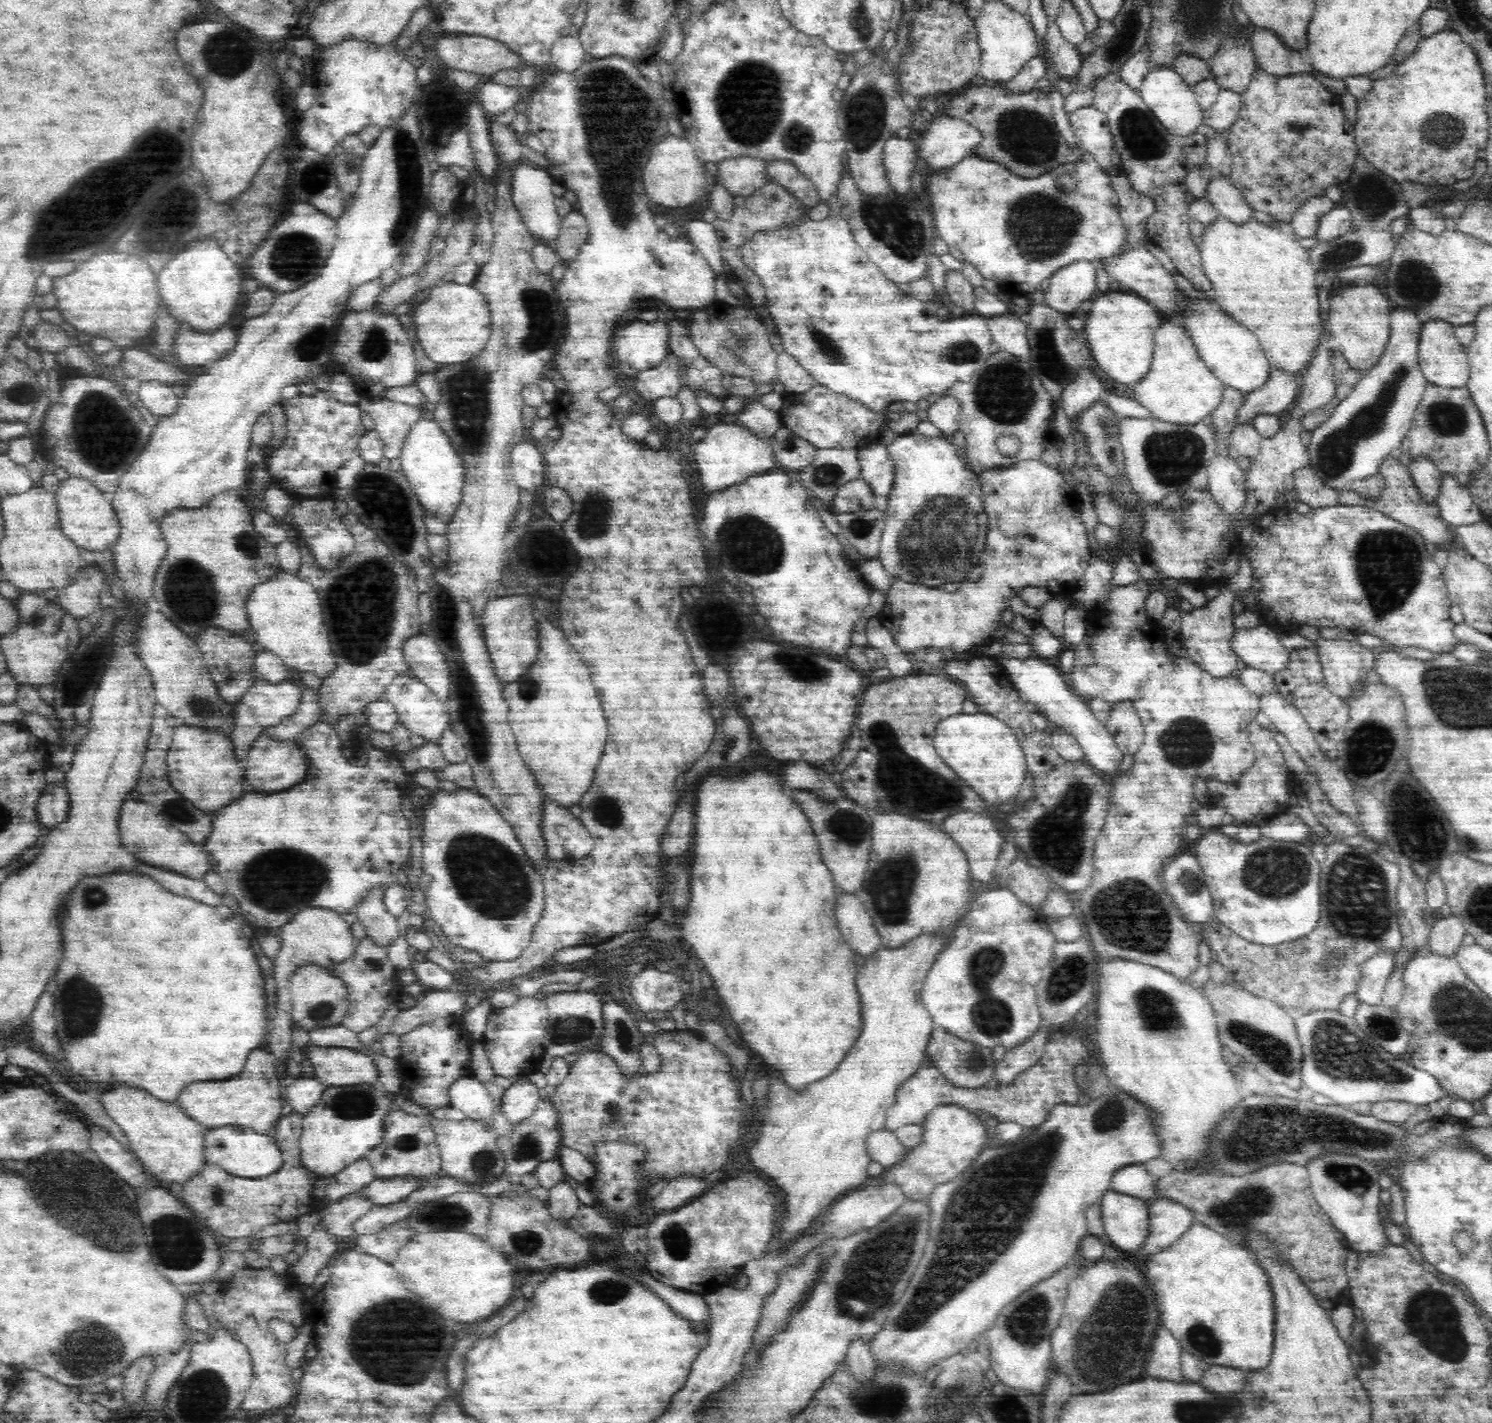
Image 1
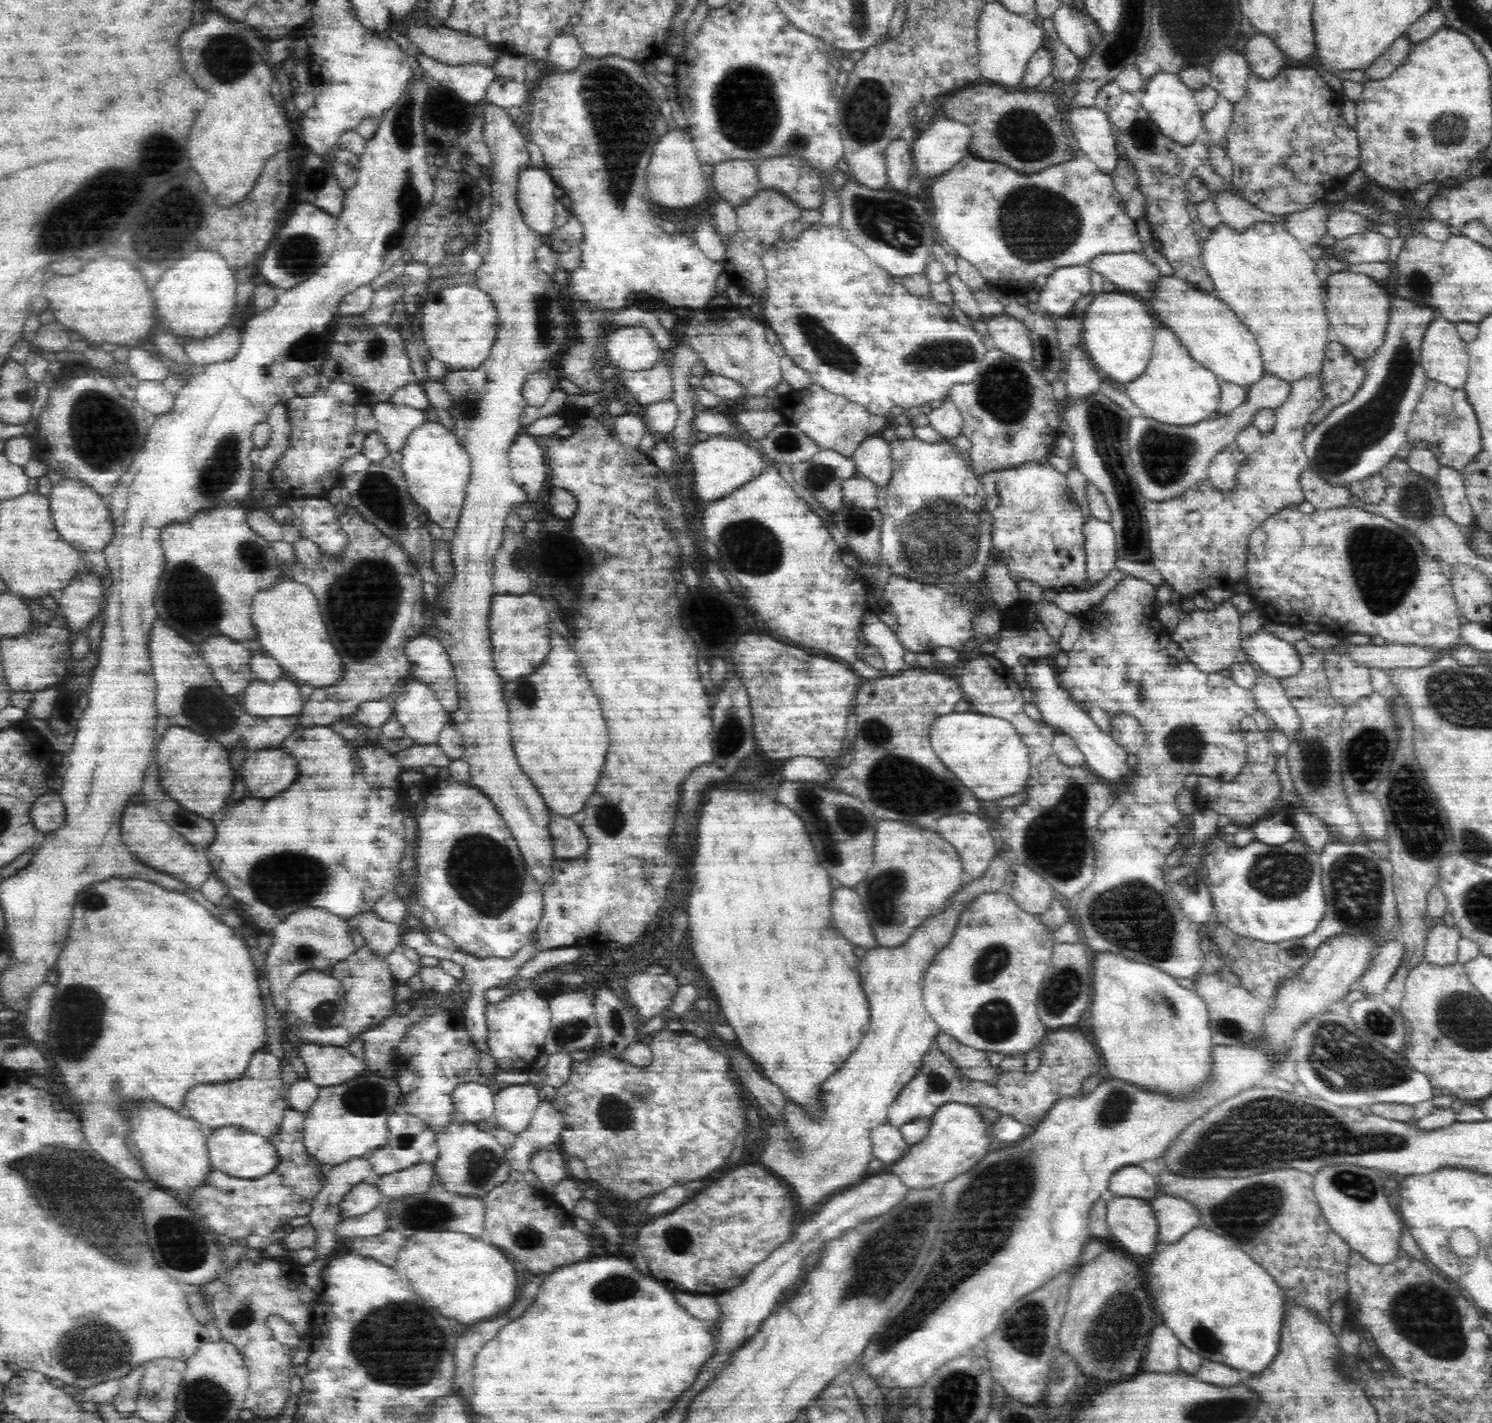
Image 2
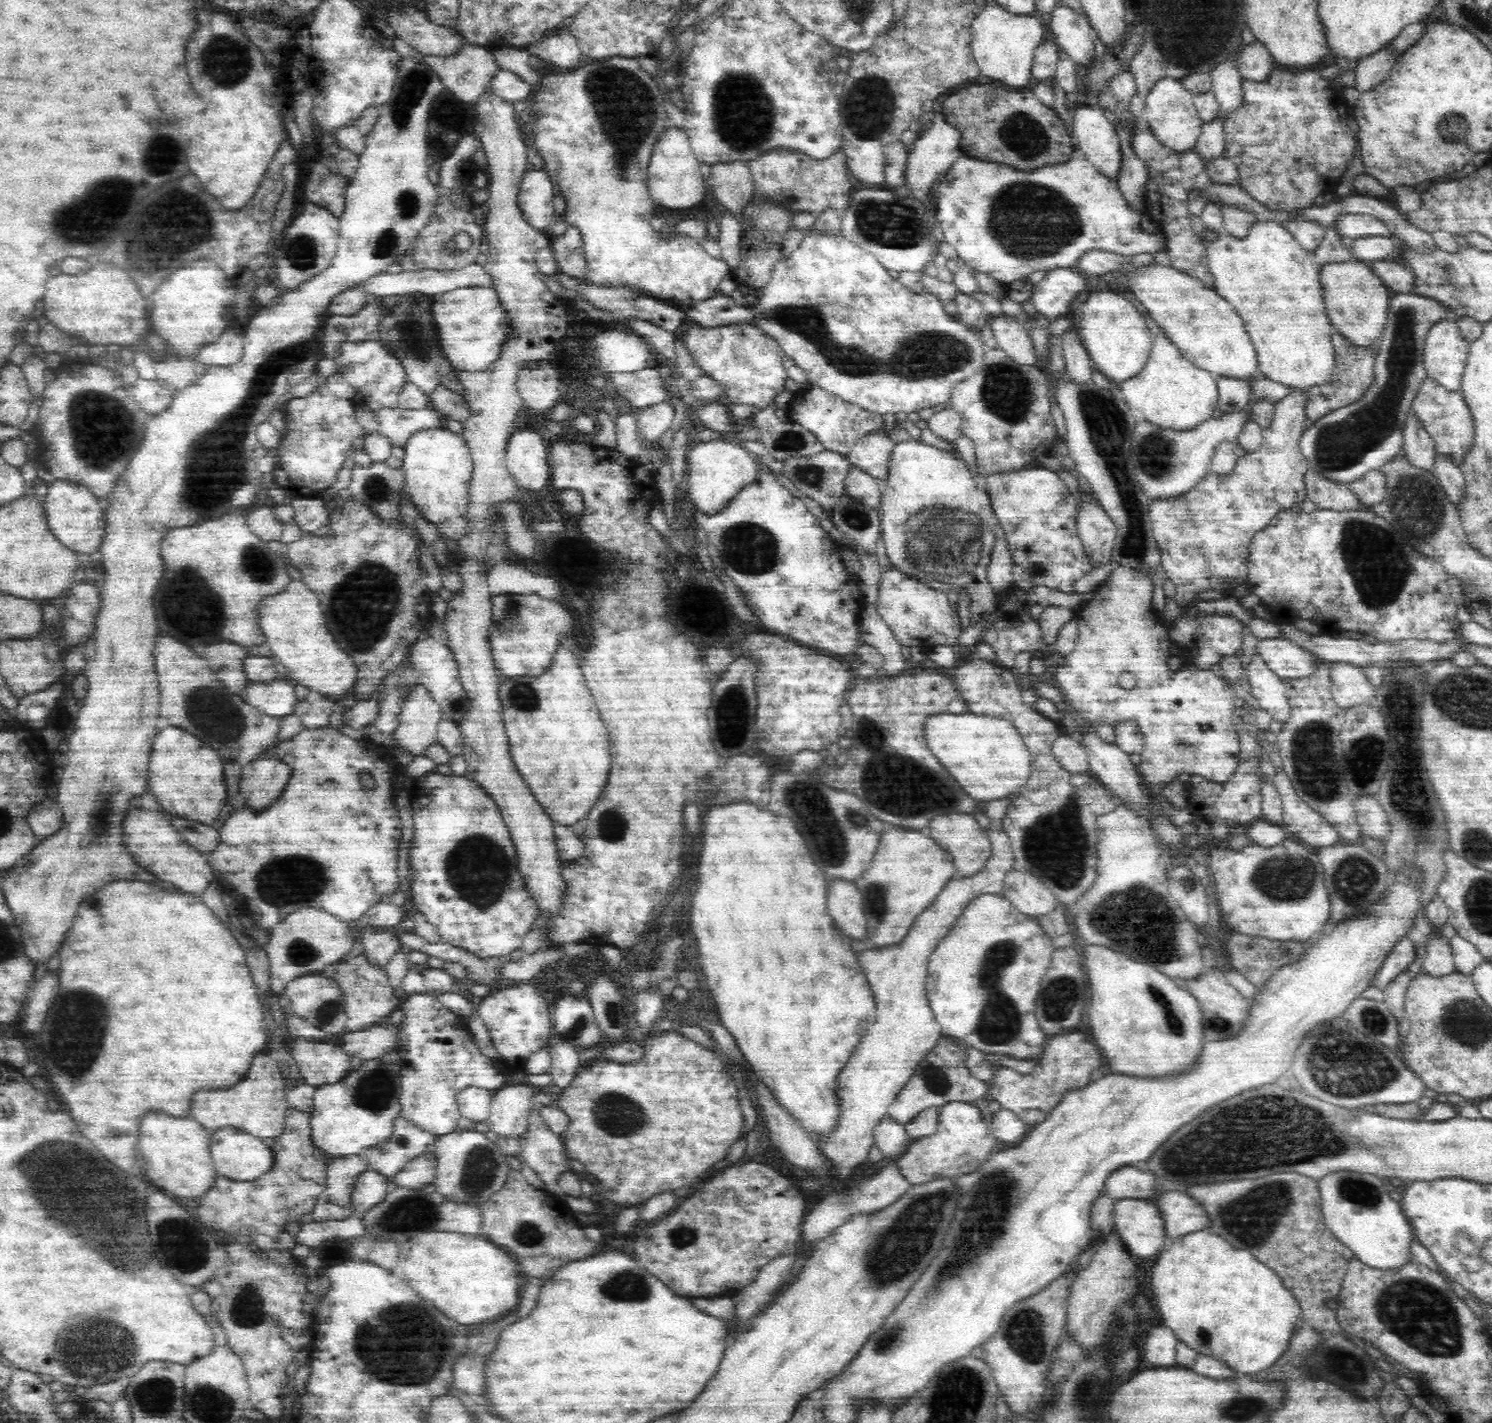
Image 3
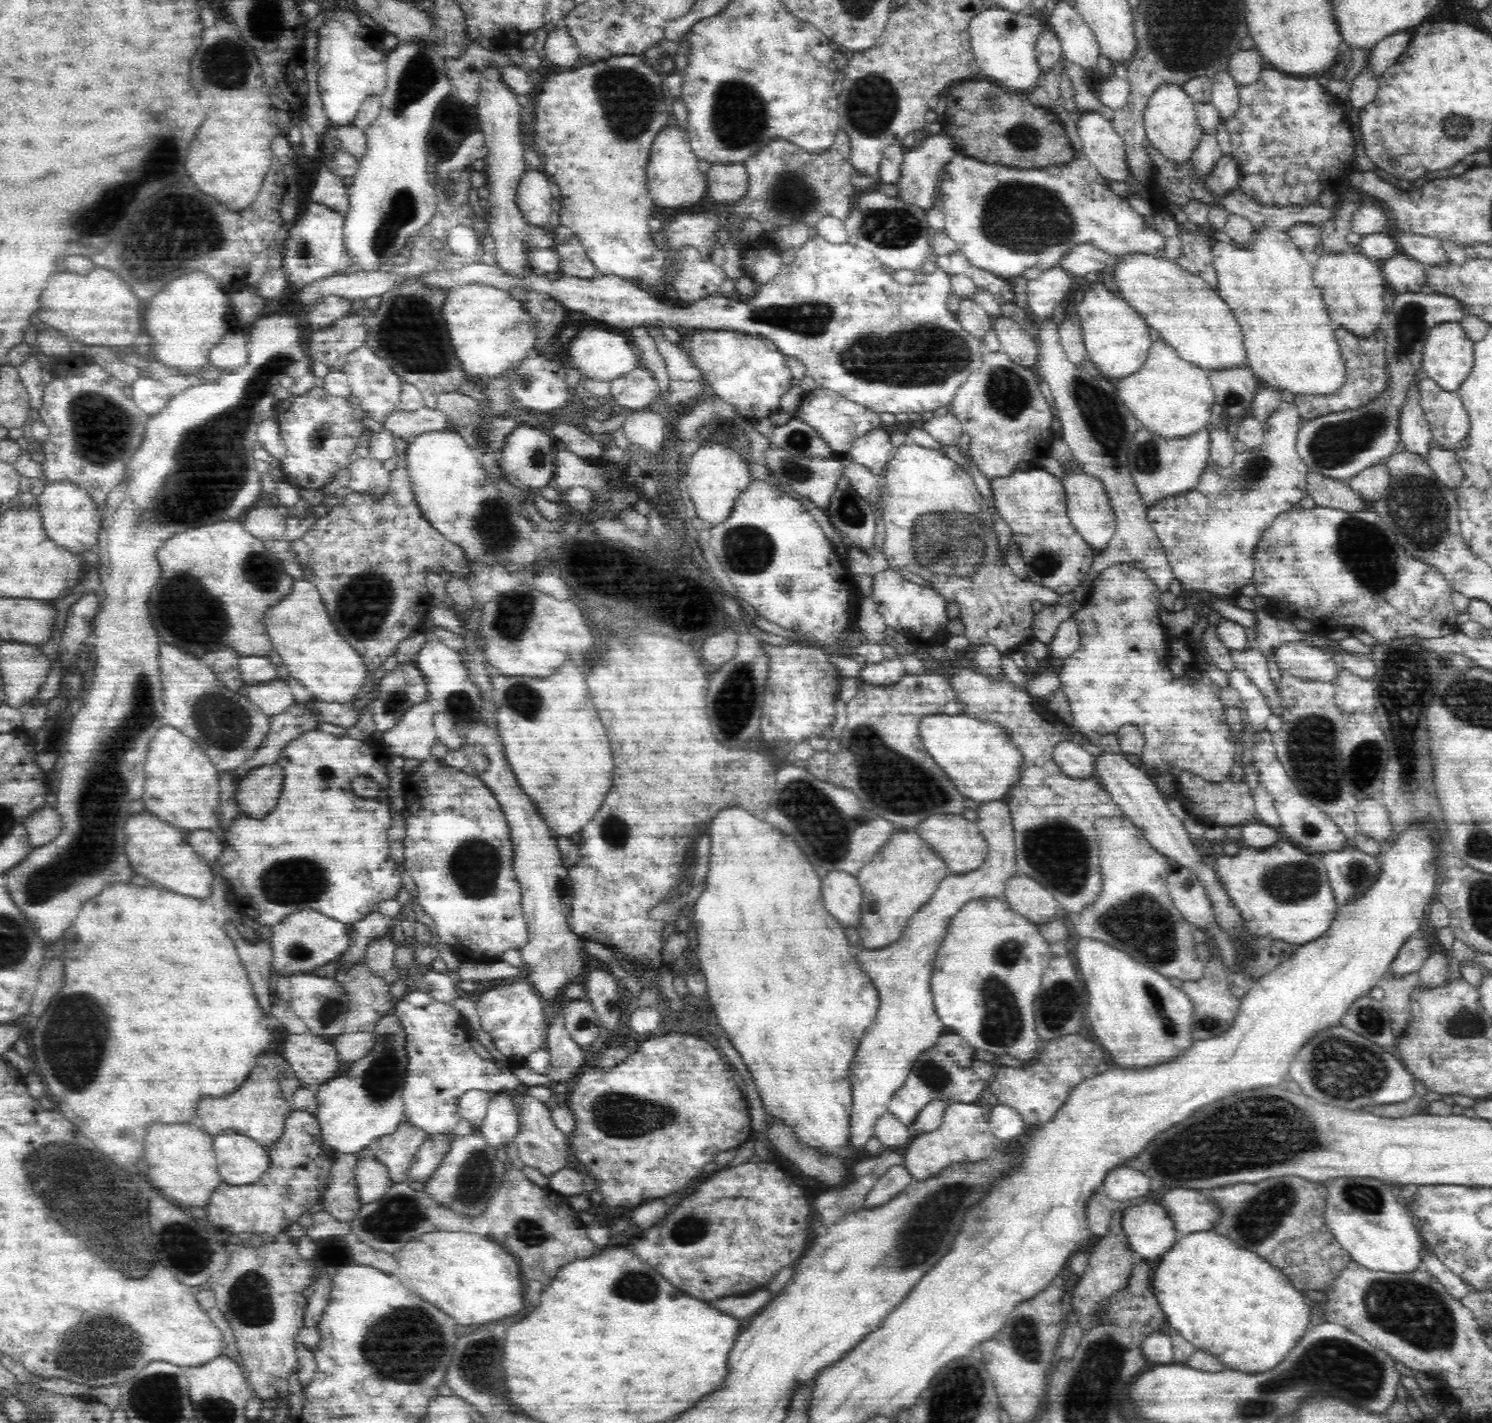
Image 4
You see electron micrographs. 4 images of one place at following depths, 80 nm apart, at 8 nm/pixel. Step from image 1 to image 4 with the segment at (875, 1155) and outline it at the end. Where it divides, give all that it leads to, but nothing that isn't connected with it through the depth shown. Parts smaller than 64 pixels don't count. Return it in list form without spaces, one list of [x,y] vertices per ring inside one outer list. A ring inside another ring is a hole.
[[[890,1111],[877,1118],[874,1137],[882,1143],[884,1151],[895,1153],[901,1153],[912,1139],[907,1125],[902,1124]]]

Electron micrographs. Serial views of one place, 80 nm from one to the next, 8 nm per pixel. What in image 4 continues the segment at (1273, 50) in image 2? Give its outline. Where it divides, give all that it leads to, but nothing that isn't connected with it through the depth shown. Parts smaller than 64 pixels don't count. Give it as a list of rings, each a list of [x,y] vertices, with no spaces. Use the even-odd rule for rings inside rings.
[[[1254,45],[1248,50],[1242,48],[1231,56],[1229,62],[1229,71],[1236,77],[1240,83],[1250,84],[1260,80],[1262,73],[1268,68],[1268,60],[1262,51]]]

